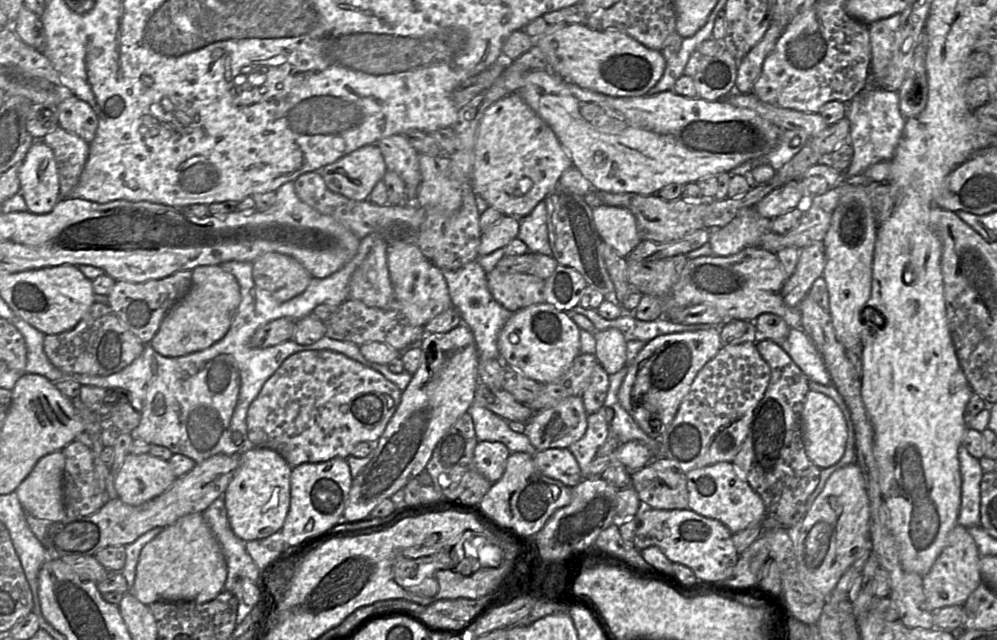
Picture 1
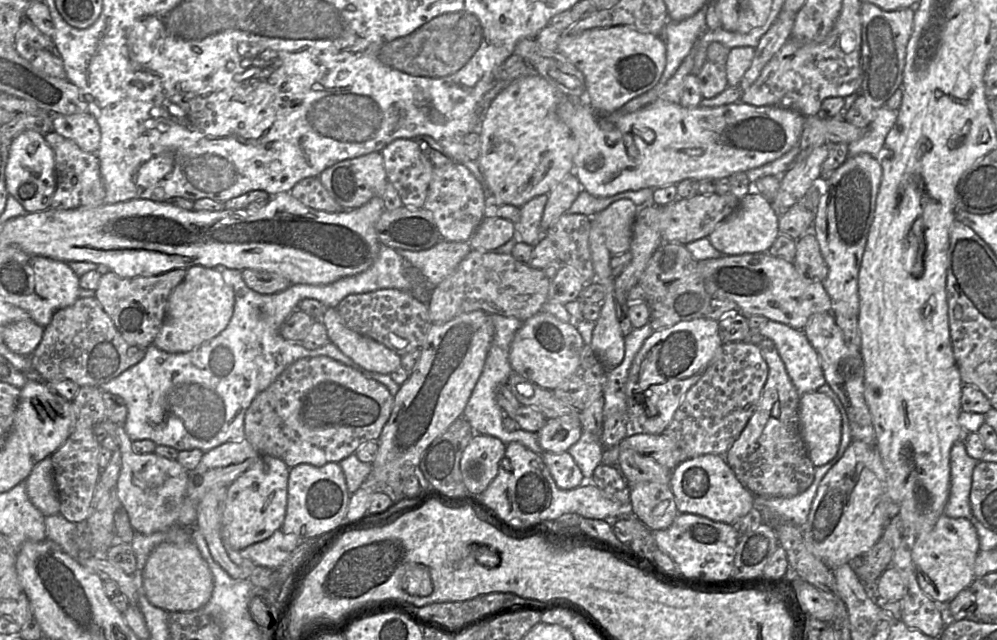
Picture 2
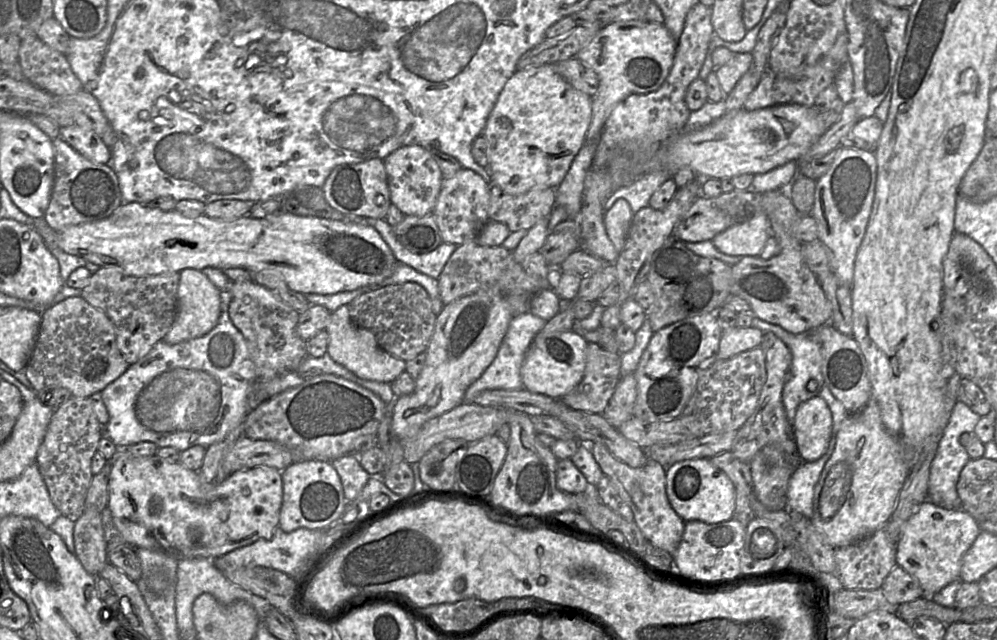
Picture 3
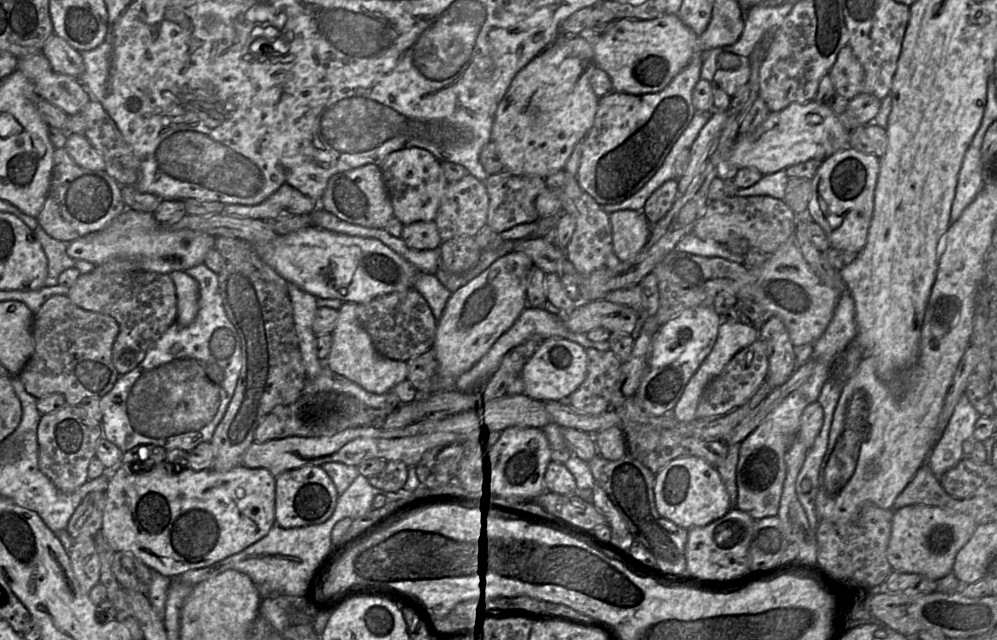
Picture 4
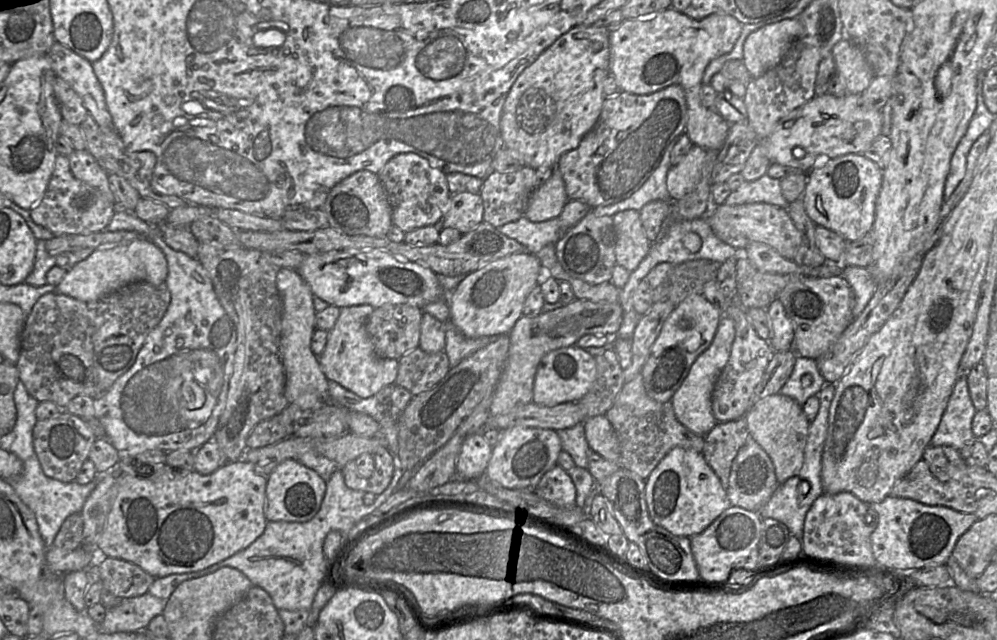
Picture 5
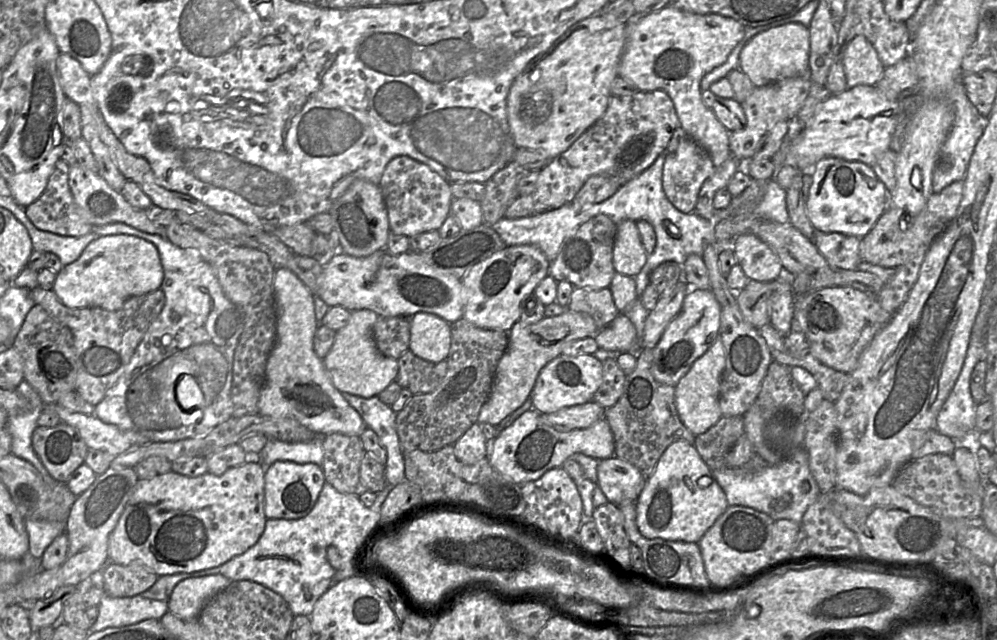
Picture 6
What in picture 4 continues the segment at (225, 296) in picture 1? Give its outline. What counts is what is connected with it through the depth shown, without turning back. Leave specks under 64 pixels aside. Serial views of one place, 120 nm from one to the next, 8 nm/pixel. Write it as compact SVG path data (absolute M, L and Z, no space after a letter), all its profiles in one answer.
M184 270L173 271L170 277L174 282L177 296L177 318L180 326L190 325L199 310L199 284Z

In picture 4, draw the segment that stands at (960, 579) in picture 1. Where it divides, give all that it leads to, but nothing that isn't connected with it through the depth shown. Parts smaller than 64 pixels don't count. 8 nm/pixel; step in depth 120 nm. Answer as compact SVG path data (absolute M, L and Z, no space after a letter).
M922 504L901 507L893 512L887 560L894 571L922 574L937 581L952 572L957 553L970 540L976 526L963 513Z

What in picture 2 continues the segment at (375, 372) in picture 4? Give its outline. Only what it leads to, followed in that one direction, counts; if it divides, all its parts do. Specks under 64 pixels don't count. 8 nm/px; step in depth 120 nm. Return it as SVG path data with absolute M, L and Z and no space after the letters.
M327 308L321 320L329 341L364 369L390 374L401 366L401 357L392 350L346 327L336 308Z

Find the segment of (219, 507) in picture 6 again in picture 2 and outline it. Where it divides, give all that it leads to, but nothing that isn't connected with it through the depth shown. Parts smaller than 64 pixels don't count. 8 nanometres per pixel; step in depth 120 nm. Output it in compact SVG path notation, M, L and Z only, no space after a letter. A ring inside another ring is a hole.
M106 418L98 424L106 429L121 452L122 465L115 489L135 532L150 535L177 525L190 471L177 460L170 460L155 453L136 453L123 425ZM260 454L255 463L227 487L222 526L224 537L233 549L241 551L281 529L286 515L289 470L281 459Z

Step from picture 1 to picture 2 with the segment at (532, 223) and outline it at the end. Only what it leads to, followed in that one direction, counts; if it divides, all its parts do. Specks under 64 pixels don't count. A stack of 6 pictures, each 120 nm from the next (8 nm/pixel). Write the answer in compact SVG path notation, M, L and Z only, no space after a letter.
M548 194L532 198L520 208L521 217L515 225L518 241L536 246L543 238L541 219L548 200Z

